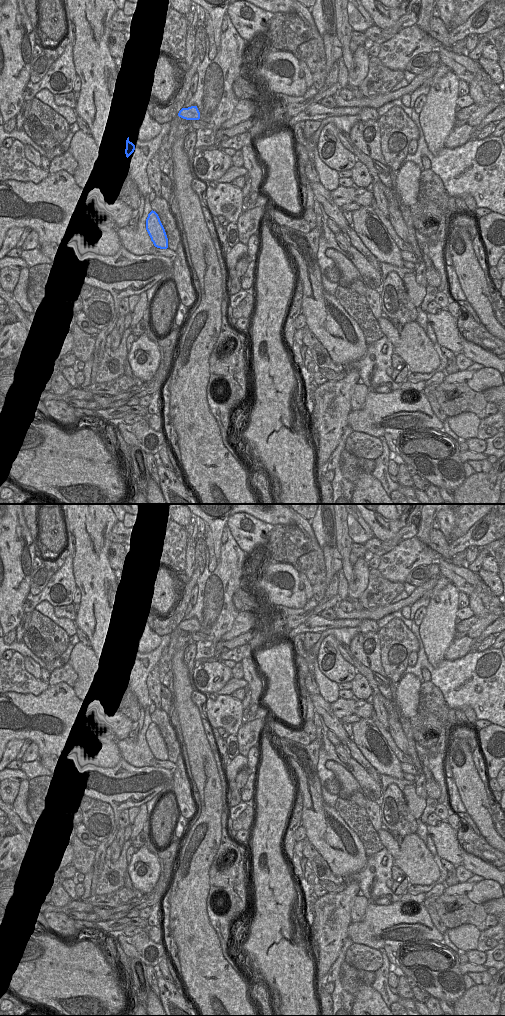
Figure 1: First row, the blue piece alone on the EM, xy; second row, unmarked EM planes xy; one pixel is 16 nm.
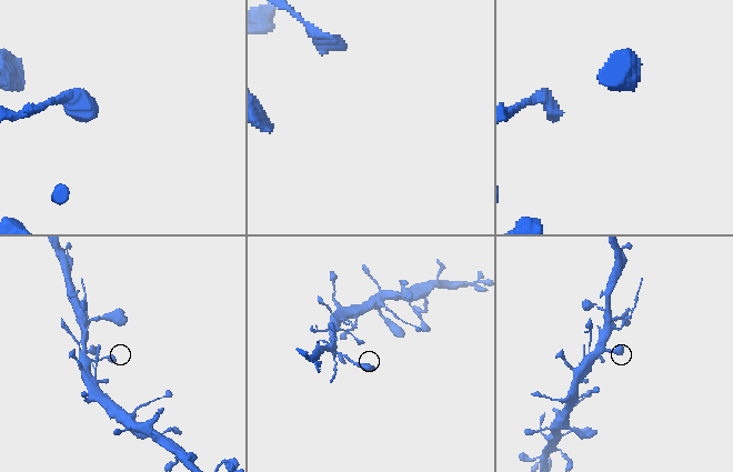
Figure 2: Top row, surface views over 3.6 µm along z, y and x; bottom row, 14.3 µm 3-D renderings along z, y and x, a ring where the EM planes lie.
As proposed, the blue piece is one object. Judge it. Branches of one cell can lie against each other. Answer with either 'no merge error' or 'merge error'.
merge error

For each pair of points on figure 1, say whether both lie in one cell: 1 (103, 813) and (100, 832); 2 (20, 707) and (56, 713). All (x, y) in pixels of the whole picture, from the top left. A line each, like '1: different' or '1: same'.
1: same
2: same

